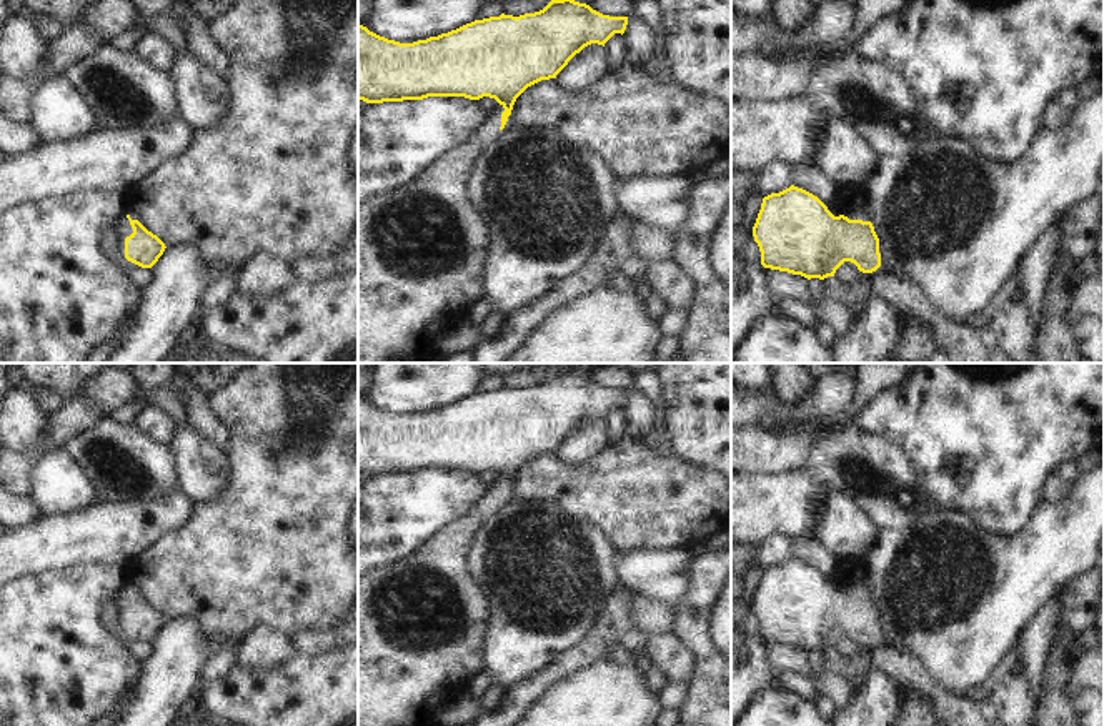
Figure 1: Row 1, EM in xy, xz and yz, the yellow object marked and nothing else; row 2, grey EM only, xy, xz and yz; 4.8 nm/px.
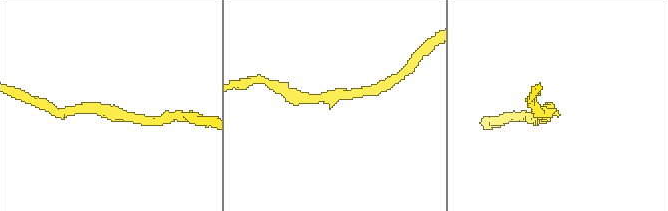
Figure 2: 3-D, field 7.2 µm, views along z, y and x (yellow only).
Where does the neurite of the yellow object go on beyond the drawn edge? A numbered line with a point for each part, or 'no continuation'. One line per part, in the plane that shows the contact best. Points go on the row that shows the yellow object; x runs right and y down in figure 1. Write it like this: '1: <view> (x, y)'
1: xy (122, 228)

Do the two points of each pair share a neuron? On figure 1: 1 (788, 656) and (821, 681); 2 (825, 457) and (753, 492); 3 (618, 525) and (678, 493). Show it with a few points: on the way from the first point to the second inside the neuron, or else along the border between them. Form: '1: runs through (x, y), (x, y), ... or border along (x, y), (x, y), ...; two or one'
1: runs through (796, 660), (813, 676); one
2: border along (808, 473), (821, 483); two
3: runs through (633, 510), (641, 502), (663, 502); one

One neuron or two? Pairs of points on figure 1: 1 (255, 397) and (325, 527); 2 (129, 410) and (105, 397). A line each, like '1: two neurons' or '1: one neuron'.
1: one neuron
2: two neurons

